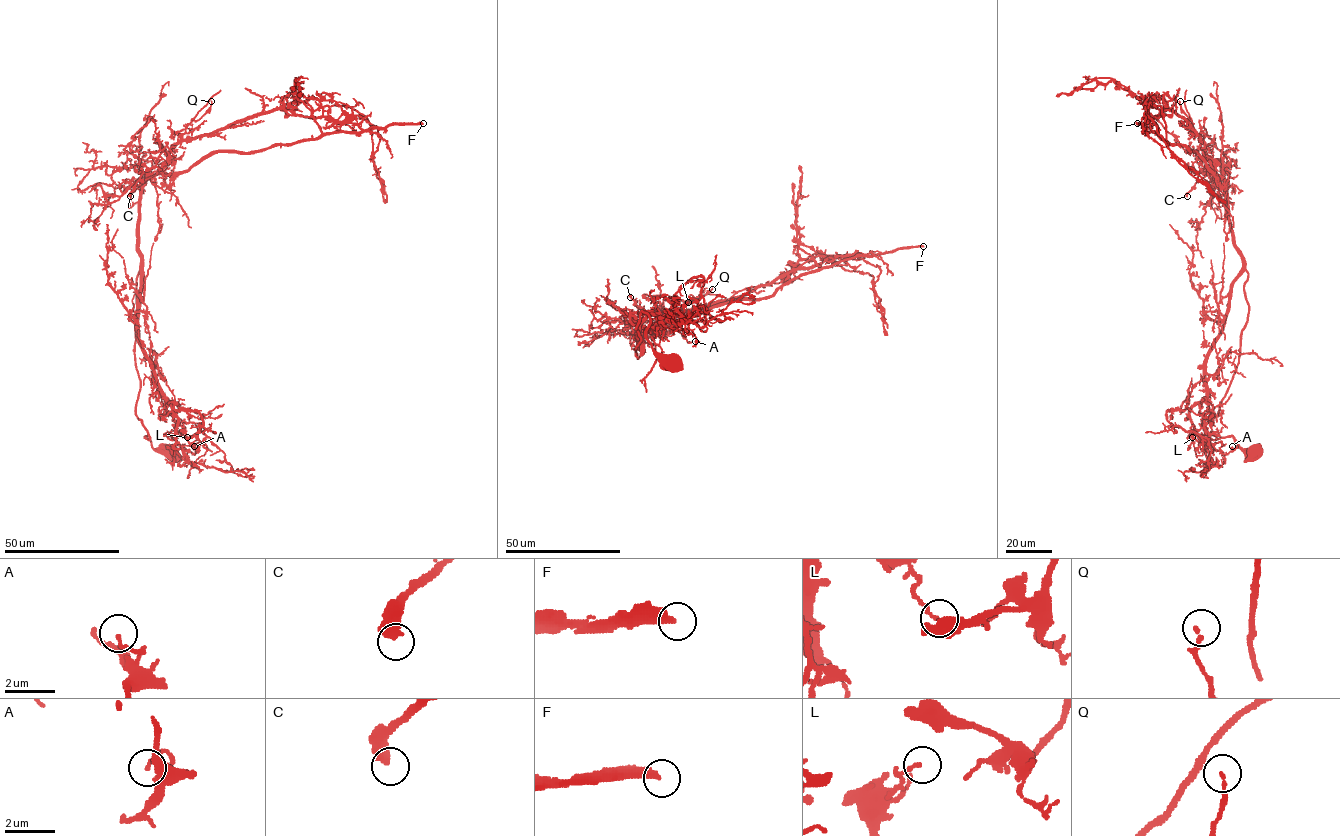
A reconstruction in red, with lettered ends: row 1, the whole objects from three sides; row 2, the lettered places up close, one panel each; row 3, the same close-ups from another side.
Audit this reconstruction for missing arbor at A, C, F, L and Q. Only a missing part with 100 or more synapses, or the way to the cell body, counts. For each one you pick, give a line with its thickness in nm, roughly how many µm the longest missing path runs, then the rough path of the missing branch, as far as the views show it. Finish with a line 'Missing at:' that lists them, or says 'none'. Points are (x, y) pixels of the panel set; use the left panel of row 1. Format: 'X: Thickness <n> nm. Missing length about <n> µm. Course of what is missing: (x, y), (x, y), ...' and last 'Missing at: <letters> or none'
F: Thickness 360 nm. Missing length about 110 µm
Missing at: F

